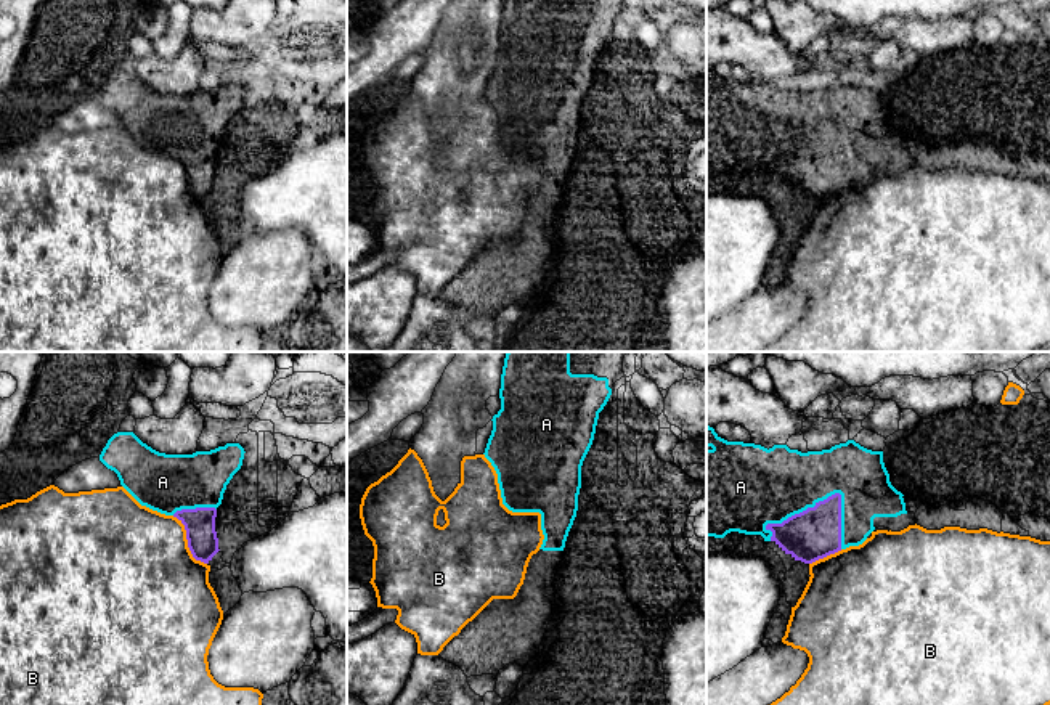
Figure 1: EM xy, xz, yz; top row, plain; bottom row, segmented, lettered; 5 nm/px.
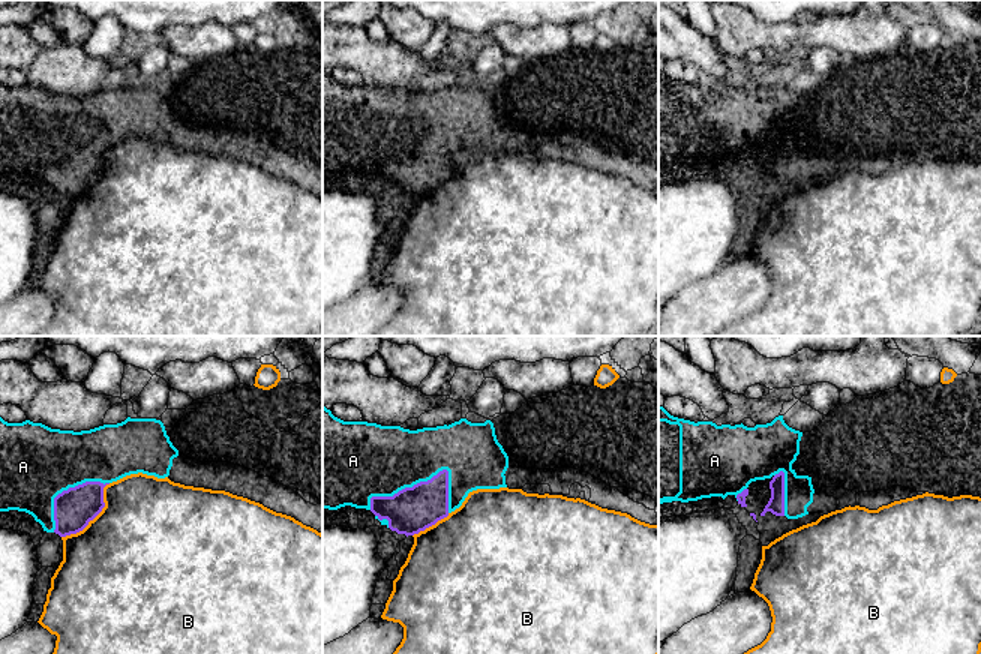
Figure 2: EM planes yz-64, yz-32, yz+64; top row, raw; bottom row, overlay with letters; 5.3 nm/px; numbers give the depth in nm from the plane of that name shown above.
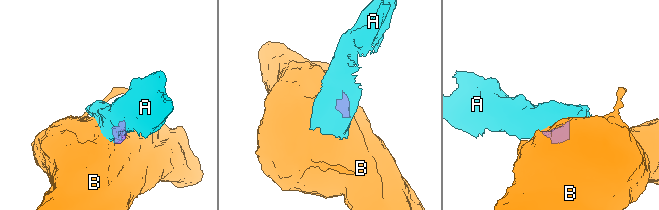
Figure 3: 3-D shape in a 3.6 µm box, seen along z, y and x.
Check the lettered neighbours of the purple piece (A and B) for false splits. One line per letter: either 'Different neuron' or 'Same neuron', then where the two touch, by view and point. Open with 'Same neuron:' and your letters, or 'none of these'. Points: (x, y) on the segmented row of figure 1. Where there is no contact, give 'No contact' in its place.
Same neuron: A
A: Same neuron. Touches purple at yz (803, 511)
B: Different neuron. Touches purple at xy (188, 541)

